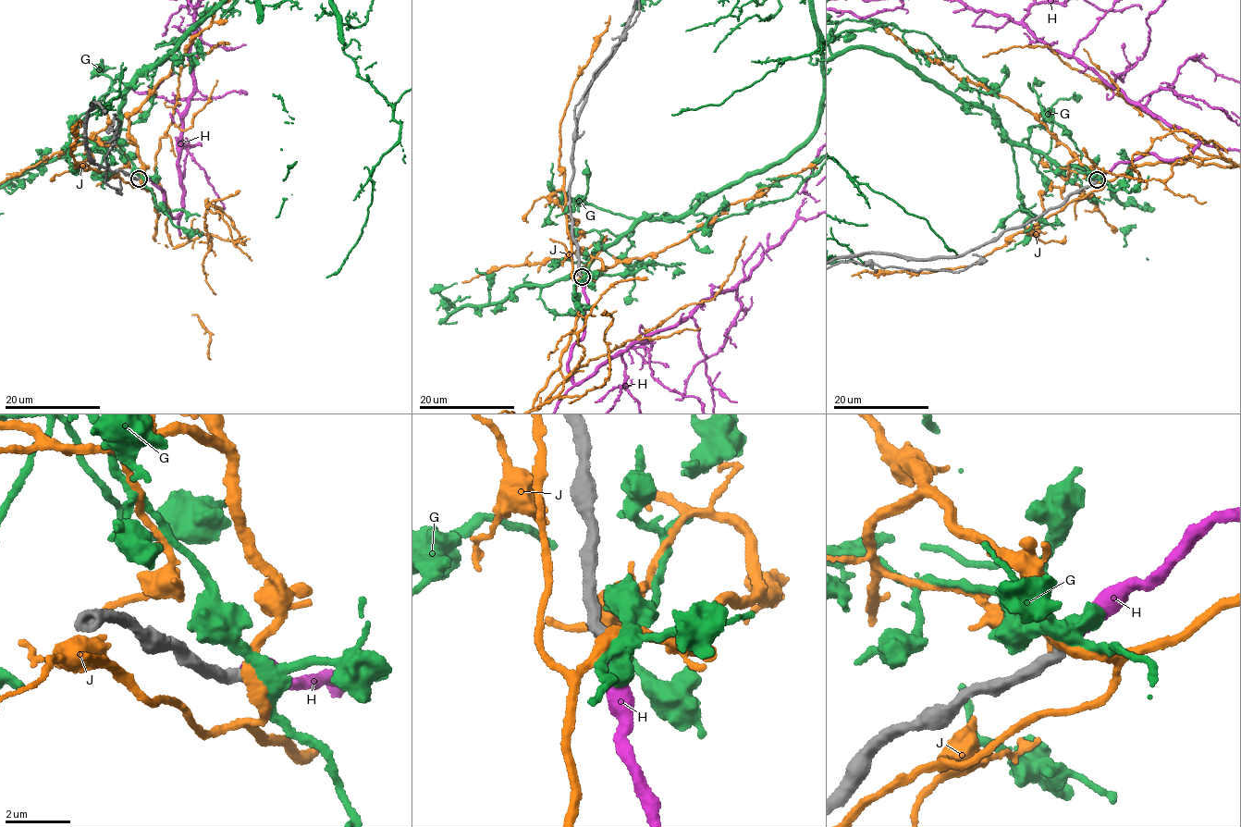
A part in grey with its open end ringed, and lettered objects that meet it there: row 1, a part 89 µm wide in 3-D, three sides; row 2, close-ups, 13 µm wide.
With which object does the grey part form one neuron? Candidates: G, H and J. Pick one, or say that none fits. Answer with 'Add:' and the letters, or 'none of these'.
Add: H

